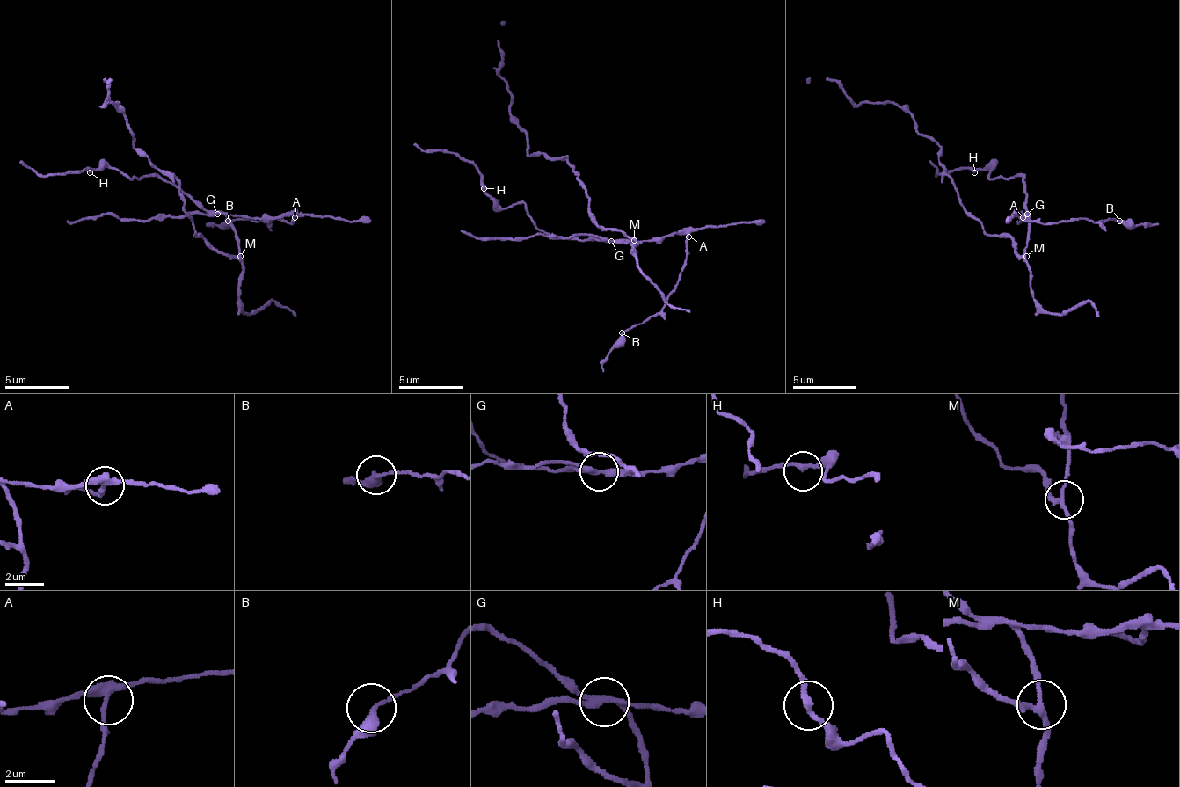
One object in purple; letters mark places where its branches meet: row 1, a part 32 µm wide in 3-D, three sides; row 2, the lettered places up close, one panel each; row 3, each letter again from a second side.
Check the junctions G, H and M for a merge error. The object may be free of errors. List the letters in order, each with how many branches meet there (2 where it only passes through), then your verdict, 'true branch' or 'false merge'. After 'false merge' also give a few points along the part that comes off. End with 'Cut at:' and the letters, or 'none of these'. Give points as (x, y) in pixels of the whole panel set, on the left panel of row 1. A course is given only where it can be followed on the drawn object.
G: 3 branches meet; false merge; foreign part runs (218, 214), (269, 217), (288, 214), (292, 223), (279, 217), (208, 223)
H: 2 branches meet; true branch
M: 3 branches meet; true branch
Cut at: G

